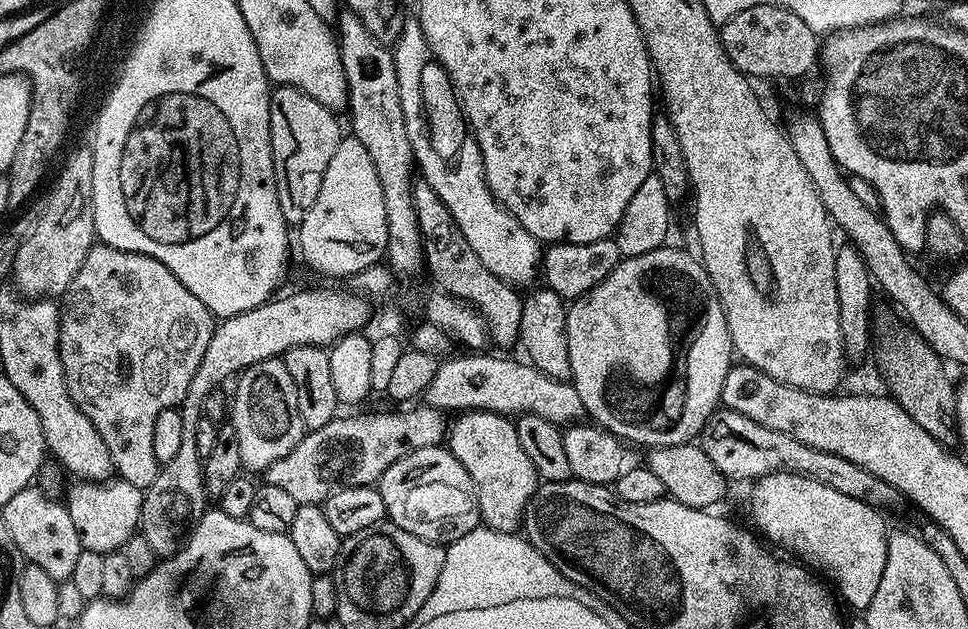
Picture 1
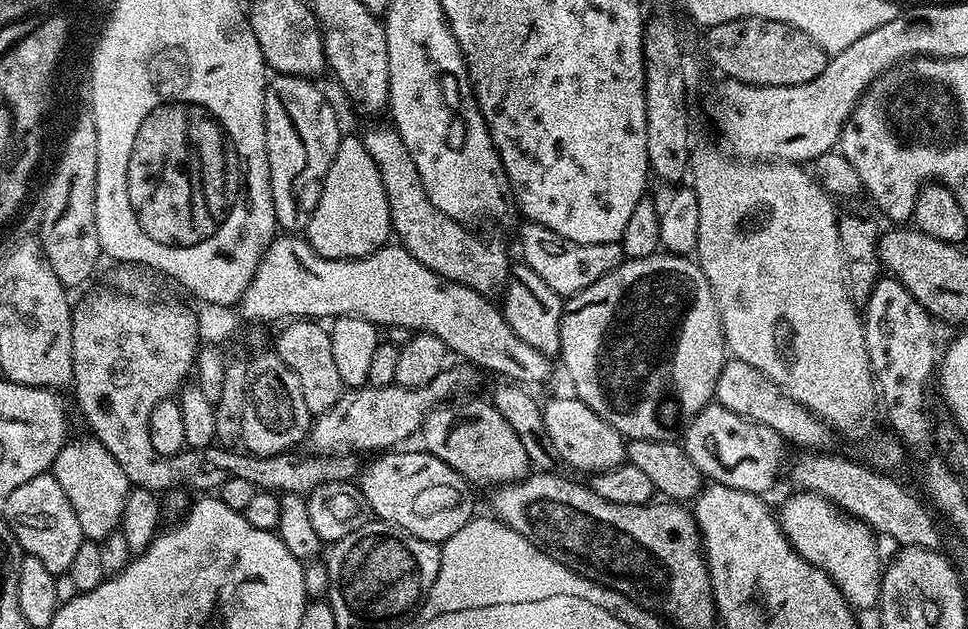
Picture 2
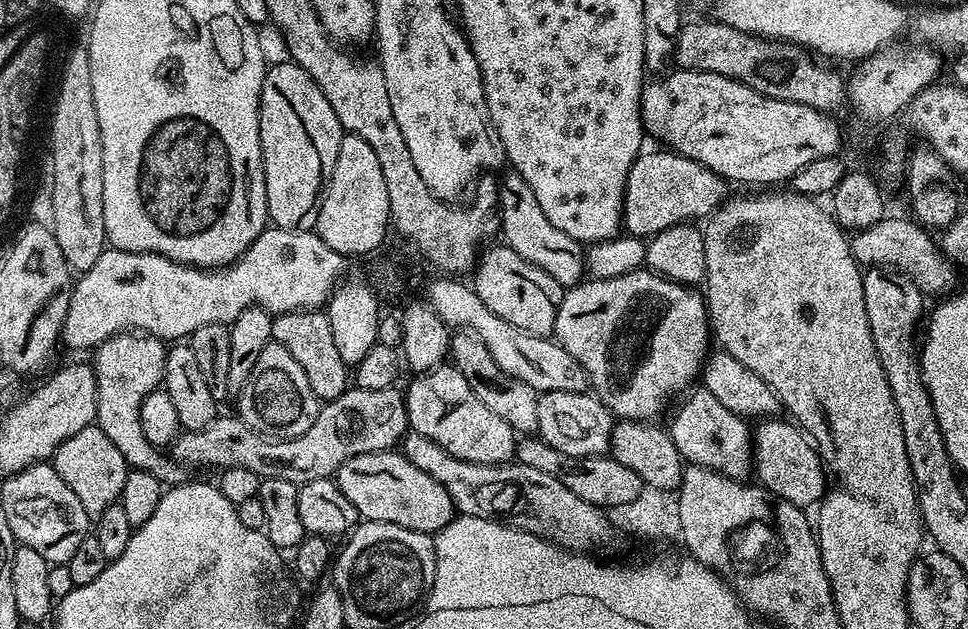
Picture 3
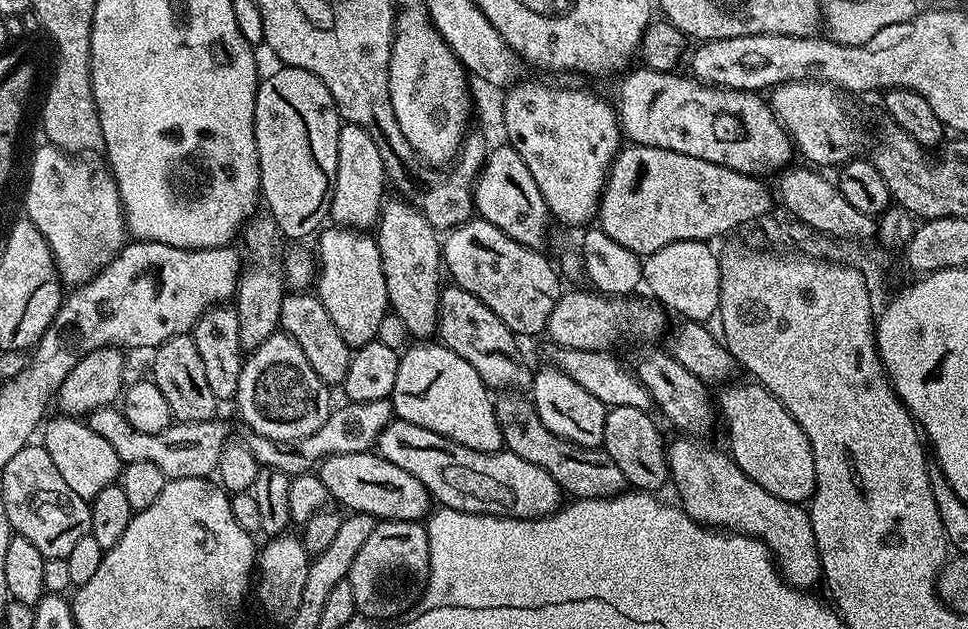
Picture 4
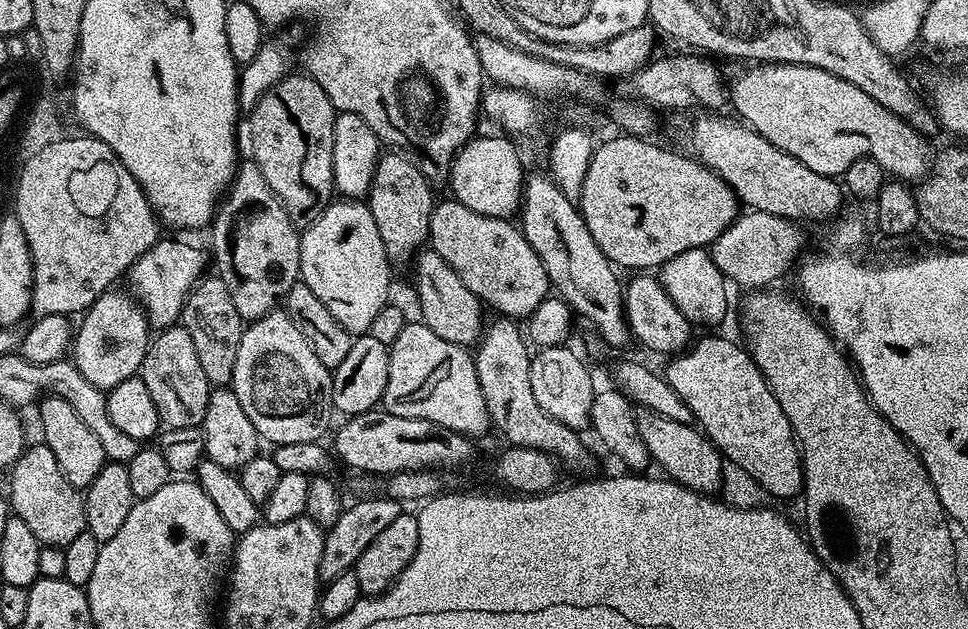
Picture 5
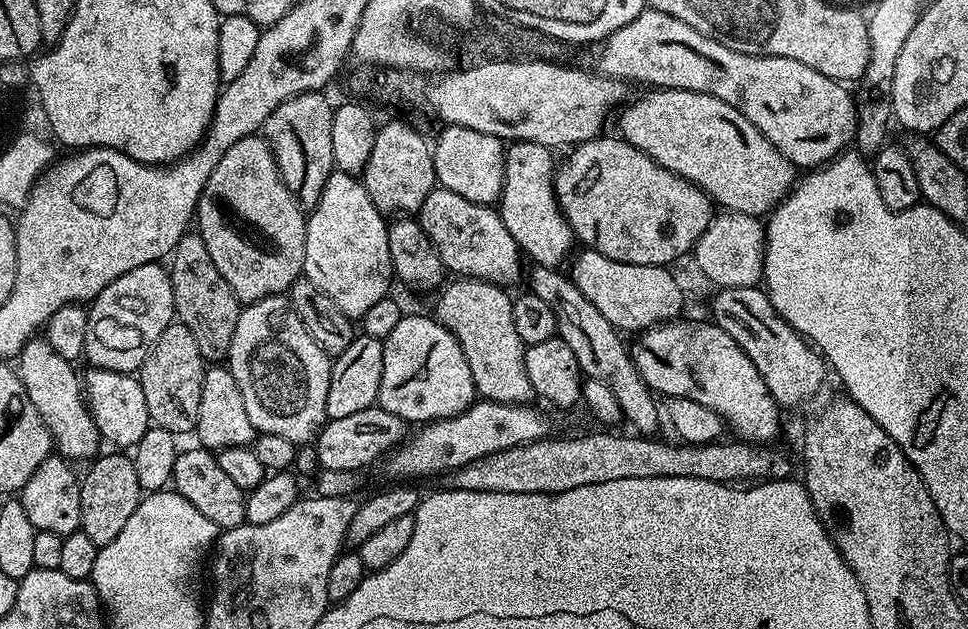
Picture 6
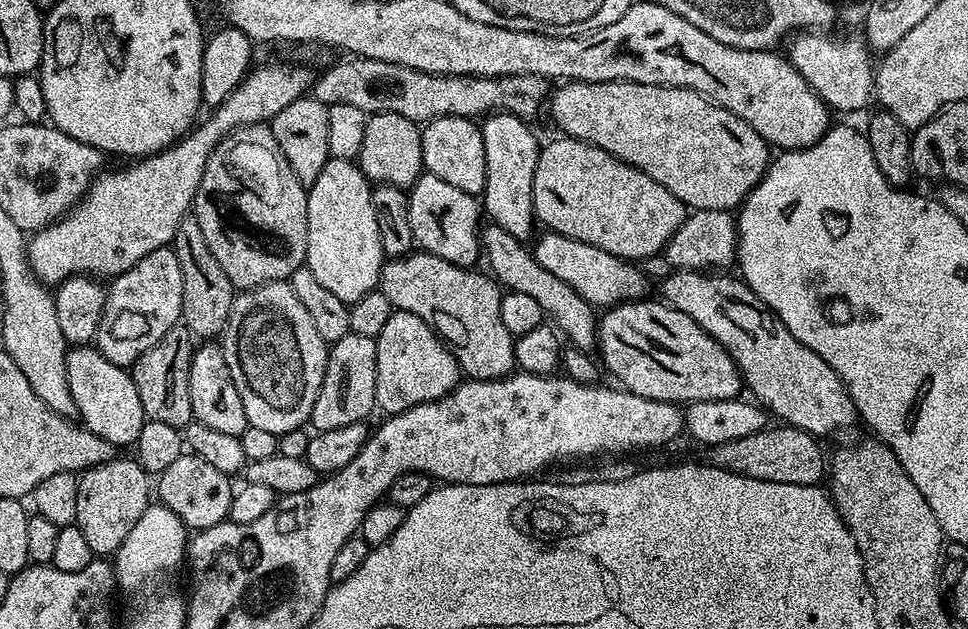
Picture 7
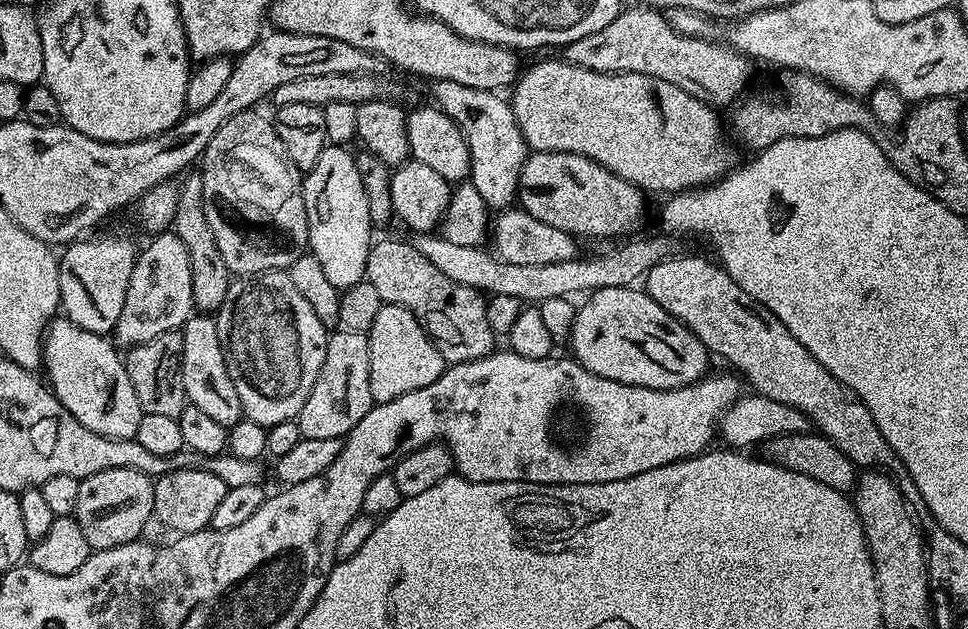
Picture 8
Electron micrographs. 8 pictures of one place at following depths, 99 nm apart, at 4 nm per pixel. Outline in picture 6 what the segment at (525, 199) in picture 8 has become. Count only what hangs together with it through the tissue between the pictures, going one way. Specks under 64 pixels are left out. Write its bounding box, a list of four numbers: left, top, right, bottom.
[554,134,714,266]

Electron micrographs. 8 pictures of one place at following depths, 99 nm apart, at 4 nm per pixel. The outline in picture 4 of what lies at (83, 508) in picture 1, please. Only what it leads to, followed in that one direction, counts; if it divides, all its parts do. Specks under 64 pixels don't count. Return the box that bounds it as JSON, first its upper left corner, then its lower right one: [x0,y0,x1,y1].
[42,414,122,502]

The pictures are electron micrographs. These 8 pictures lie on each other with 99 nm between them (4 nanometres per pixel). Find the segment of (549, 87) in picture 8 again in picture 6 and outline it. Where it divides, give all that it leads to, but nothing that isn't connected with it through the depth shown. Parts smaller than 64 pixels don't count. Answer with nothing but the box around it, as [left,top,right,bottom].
[619,88,798,218]

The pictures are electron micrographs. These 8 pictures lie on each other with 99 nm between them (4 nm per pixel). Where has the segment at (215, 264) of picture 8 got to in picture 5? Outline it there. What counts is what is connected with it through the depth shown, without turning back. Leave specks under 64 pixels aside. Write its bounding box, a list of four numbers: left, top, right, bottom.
[179,275,246,385]

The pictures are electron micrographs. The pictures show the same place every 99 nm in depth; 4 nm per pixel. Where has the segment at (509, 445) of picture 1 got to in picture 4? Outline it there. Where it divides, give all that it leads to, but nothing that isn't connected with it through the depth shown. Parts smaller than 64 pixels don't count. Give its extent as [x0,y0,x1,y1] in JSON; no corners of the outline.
[390,342,504,452]

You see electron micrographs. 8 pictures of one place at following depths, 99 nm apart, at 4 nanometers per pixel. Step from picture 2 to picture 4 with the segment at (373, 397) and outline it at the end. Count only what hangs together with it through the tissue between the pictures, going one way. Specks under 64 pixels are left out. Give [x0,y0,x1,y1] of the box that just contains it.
[86,399,394,481]

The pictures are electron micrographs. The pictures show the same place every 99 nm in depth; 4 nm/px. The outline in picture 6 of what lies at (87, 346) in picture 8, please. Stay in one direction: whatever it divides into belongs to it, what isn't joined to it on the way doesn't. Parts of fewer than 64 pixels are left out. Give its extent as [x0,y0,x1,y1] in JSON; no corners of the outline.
[82,367,150,450]

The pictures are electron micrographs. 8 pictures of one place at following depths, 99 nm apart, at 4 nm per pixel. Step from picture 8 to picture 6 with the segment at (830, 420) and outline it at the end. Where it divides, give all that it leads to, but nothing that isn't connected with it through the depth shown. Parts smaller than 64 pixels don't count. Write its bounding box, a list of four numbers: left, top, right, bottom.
[711,287,826,409]

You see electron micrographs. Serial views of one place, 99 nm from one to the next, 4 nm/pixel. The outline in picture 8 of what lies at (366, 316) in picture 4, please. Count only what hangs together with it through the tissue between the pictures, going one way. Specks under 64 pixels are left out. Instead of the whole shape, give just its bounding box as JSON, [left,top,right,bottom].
[304,146,374,290]

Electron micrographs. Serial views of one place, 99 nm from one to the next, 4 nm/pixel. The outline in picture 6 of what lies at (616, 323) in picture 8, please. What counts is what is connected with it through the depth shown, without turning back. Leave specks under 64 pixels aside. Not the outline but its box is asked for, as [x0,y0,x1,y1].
[630,319,782,445]

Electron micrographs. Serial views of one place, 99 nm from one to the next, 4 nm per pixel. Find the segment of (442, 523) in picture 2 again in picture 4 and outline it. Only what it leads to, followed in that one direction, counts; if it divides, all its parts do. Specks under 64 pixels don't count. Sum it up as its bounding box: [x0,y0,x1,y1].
[318,451,430,521]

